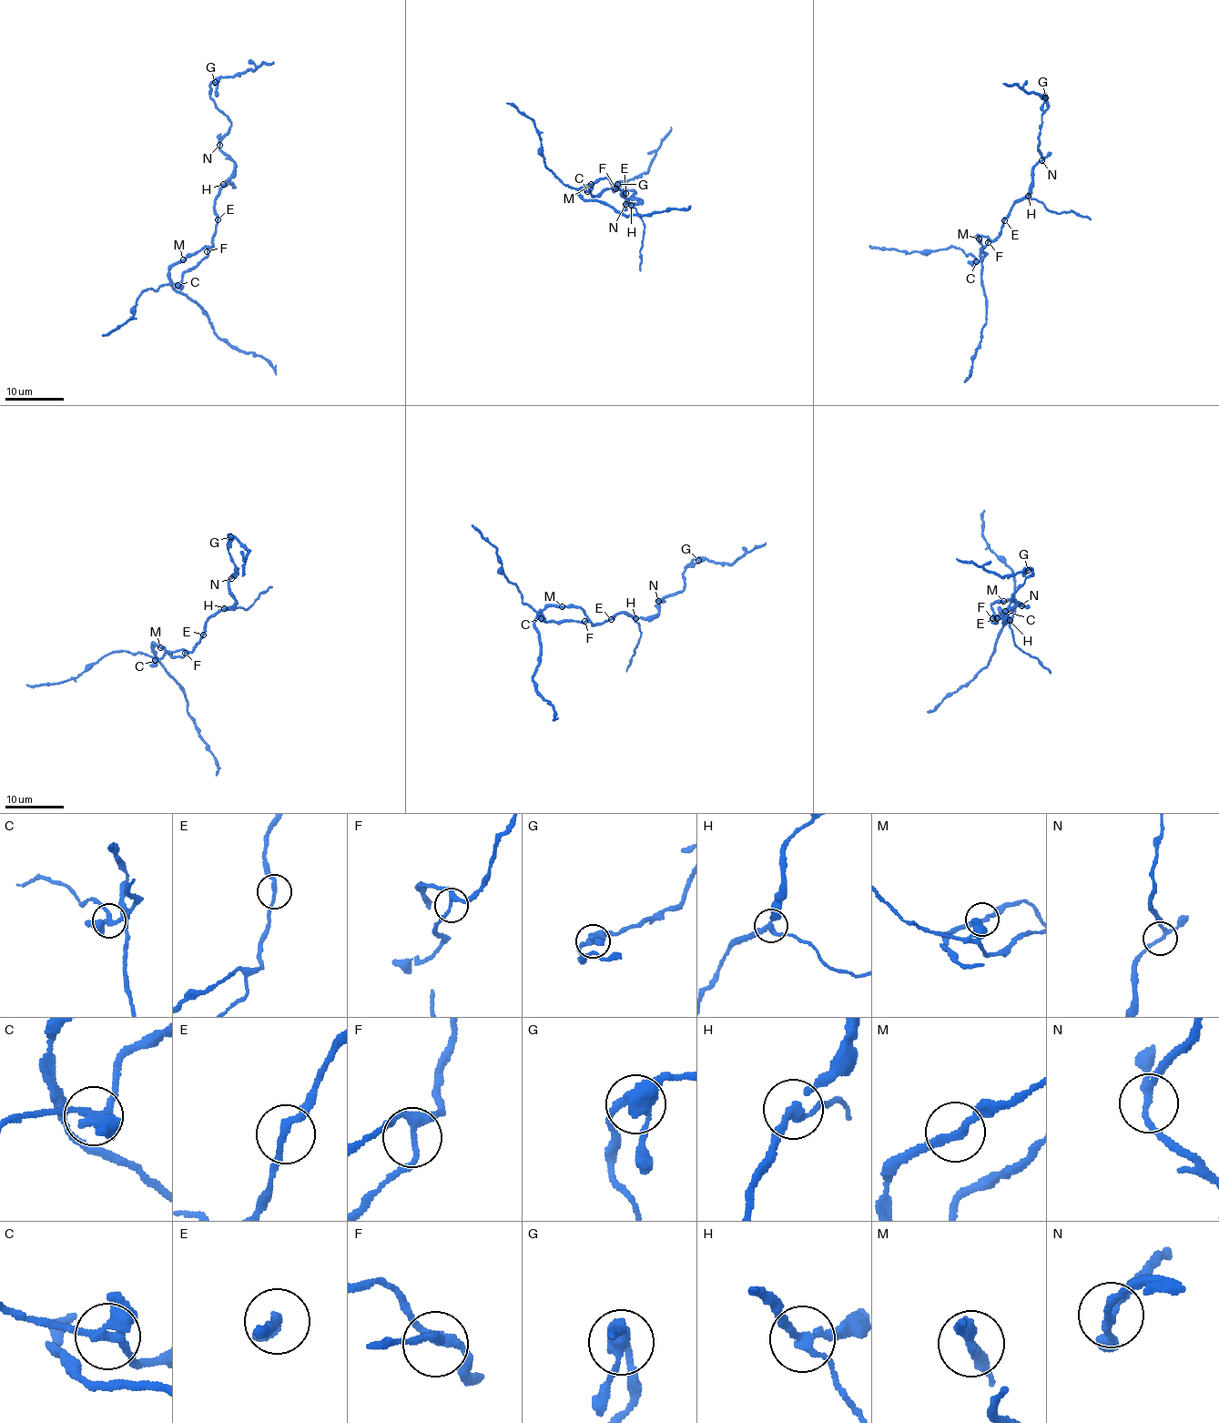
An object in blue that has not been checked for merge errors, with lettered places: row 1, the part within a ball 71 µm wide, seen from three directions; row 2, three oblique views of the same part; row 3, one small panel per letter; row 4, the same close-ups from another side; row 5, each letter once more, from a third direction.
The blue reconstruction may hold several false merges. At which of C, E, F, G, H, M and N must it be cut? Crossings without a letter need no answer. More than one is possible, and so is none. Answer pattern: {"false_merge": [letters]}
{"false_merge": ["C", "H"]}

